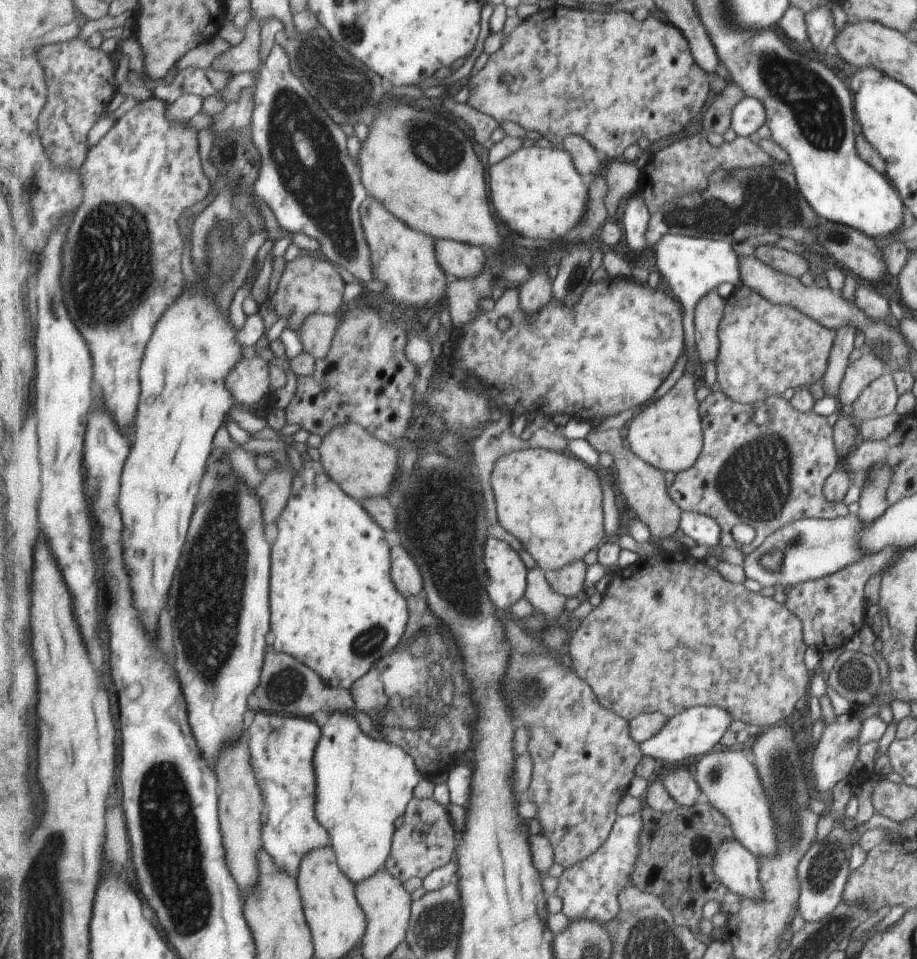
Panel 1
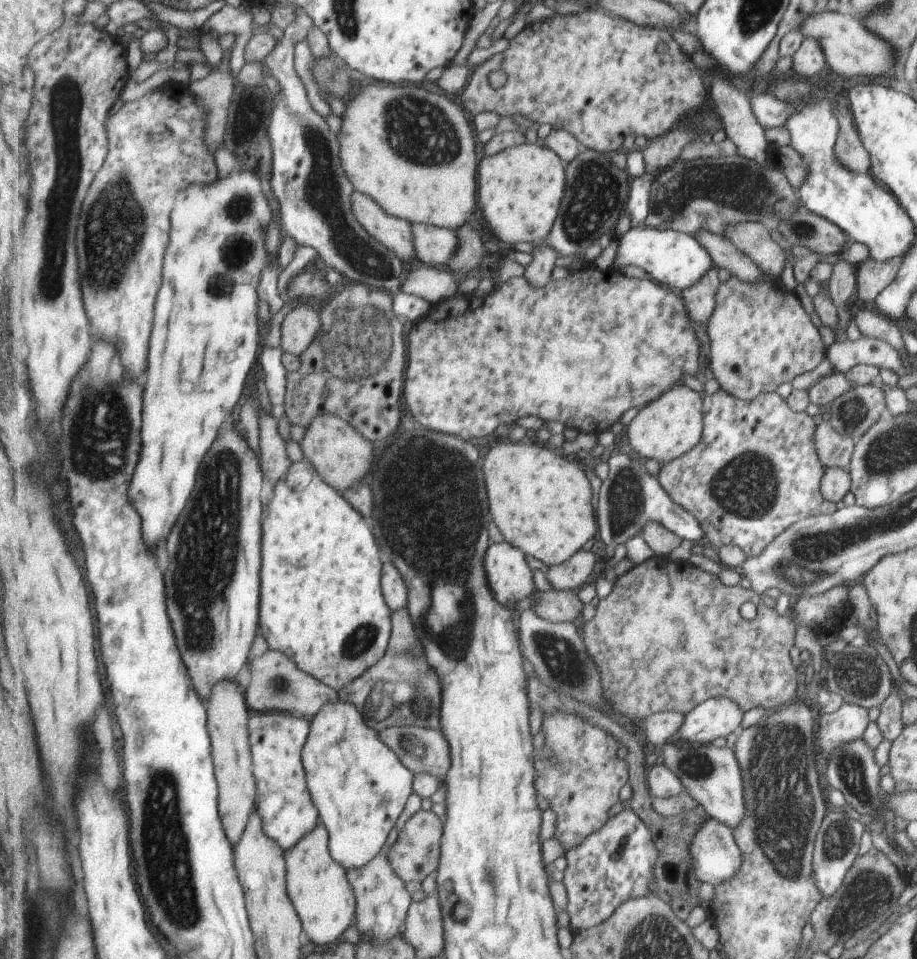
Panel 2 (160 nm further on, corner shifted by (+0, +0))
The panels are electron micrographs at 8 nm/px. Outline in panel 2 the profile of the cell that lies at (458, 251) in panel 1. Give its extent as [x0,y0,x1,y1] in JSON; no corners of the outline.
[412,223,459,267]

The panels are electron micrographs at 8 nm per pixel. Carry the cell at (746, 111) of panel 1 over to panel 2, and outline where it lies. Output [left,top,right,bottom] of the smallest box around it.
[749,92,798,129]

